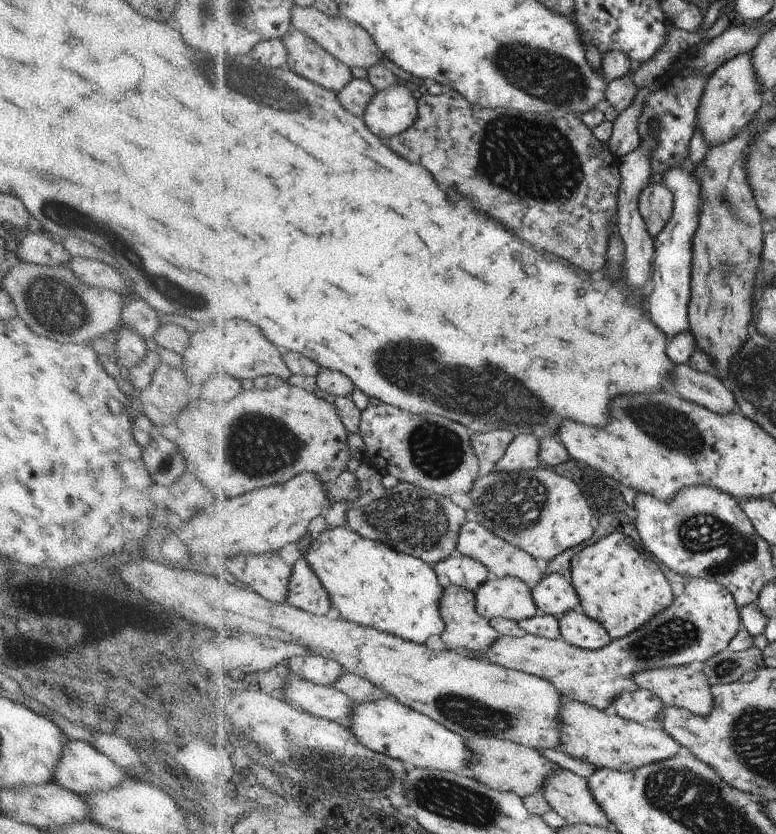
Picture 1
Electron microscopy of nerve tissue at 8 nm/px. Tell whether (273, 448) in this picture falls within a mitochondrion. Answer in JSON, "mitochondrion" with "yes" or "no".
{"mitochondrion":"yes"}

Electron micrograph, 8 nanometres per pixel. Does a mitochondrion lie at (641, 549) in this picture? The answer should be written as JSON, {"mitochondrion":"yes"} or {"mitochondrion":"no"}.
{"mitochondrion":"no"}

